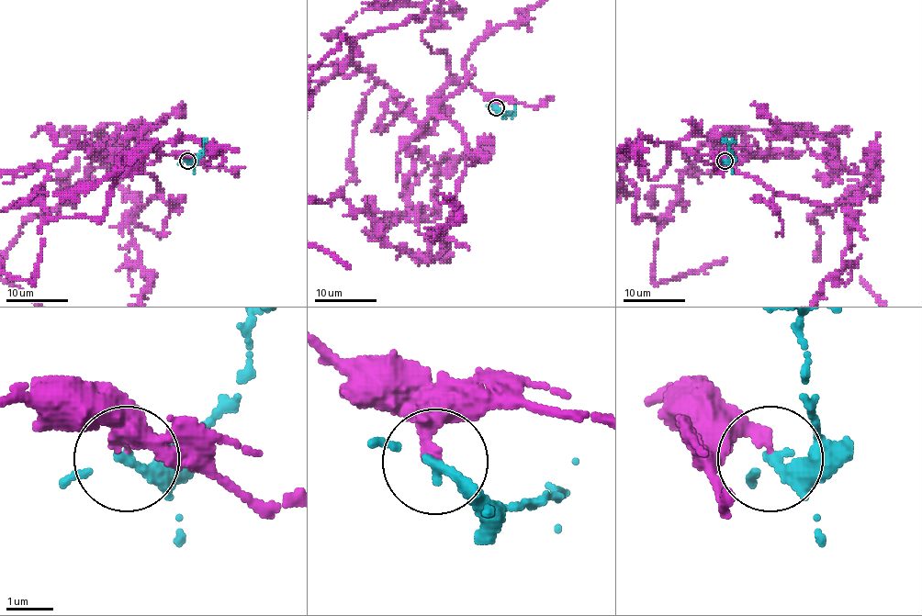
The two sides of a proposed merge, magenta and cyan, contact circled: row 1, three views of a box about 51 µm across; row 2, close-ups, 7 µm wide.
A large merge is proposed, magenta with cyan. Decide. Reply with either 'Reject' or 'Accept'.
Reject

